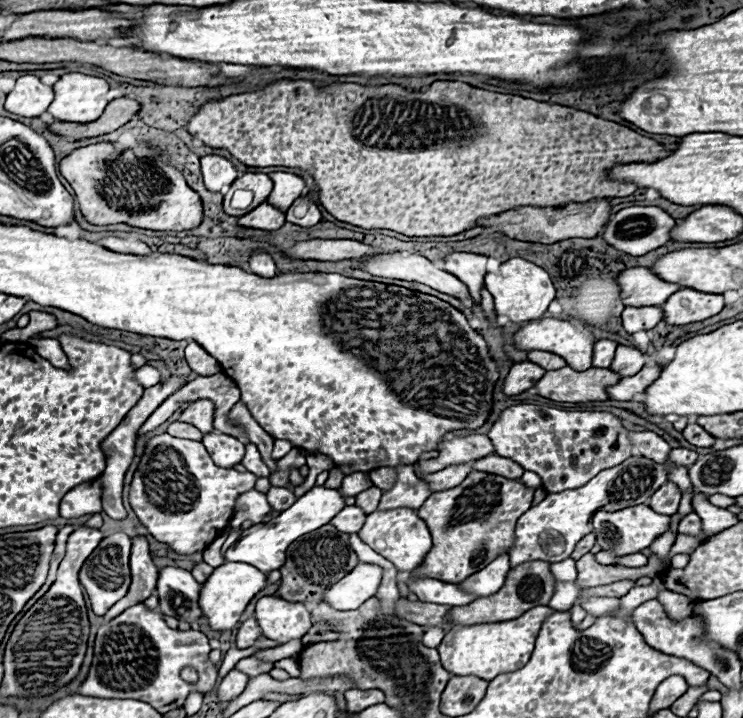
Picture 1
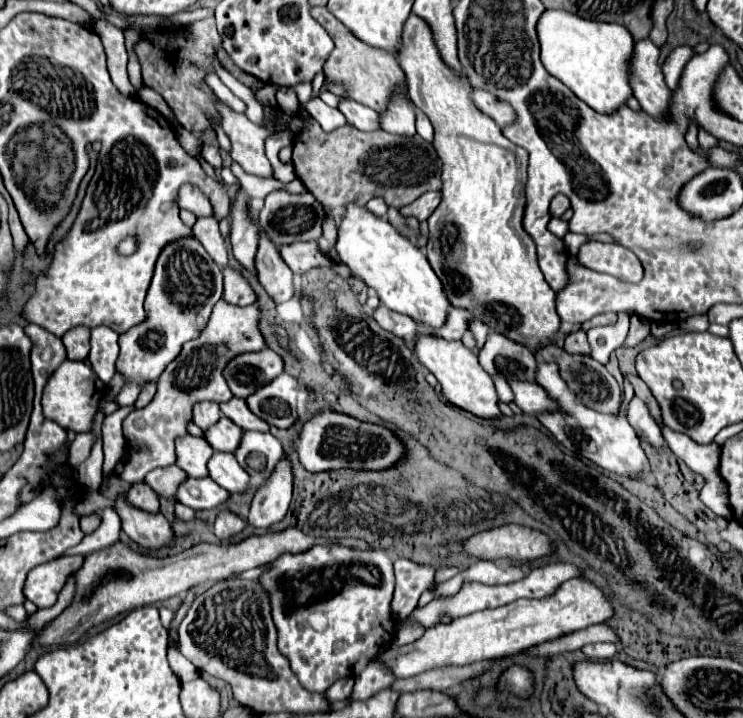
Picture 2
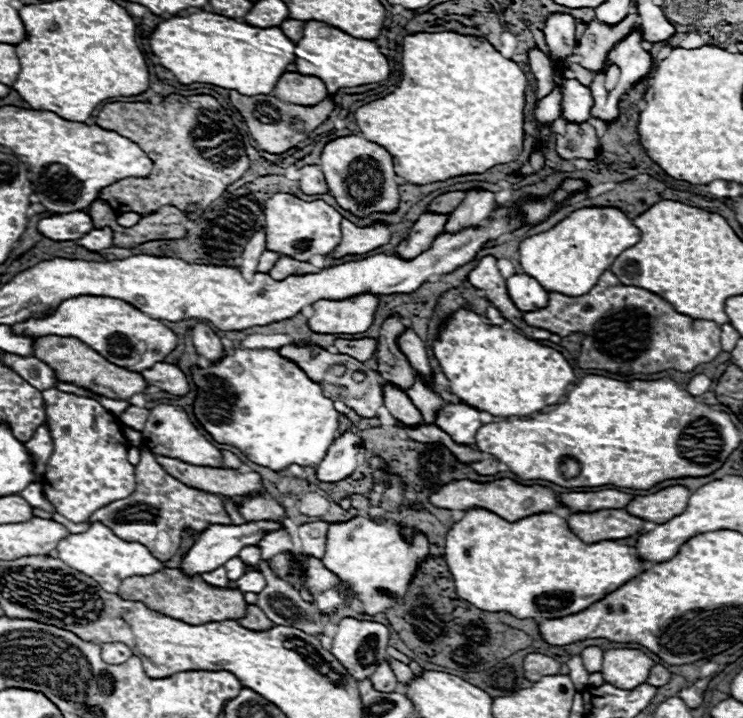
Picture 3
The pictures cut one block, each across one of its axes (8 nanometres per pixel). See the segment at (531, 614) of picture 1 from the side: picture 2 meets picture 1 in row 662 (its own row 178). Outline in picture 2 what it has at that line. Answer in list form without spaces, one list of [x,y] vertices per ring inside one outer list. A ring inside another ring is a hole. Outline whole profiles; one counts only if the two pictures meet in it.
[[[414,14],[404,22],[398,64],[406,76],[408,94],[416,108],[420,108],[434,126],[434,148],[442,160],[442,202],[428,218],[430,238],[428,238],[428,262],[440,282],[444,282],[444,292],[452,306],[462,306],[472,310],[478,320],[490,326],[494,332],[504,334],[516,344],[530,346],[528,350],[538,356],[538,352],[556,340],[560,330],[560,316],[556,314],[556,292],[544,280],[542,270],[538,268],[536,244],[522,228],[524,216],[524,184],[528,168],[528,152],[508,138],[504,138],[500,126],[482,114],[470,100],[472,86],[466,78],[450,70],[434,46],[432,30],[422,18]]]

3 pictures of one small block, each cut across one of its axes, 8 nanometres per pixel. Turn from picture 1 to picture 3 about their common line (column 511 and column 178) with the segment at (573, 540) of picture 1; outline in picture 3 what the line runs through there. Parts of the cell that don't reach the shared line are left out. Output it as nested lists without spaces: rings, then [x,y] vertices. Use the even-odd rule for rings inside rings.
[[[92,524],[90,530],[82,532],[82,534],[70,534],[66,540],[60,540],[58,544],[58,558],[78,570],[78,572],[84,572],[86,576],[94,578],[106,592],[112,592],[116,594],[118,592],[118,586],[124,578],[128,576],[150,576],[162,568],[176,568],[180,564],[180,556],[194,544],[194,536],[192,534],[184,534],[184,540],[182,540],[182,548],[178,550],[180,554],[174,556],[174,560],[170,562],[160,562],[156,560],[146,546],[138,544],[138,542],[124,542],[120,540],[118,536],[114,536],[114,532],[110,532],[110,528],[106,528],[104,524]]]

